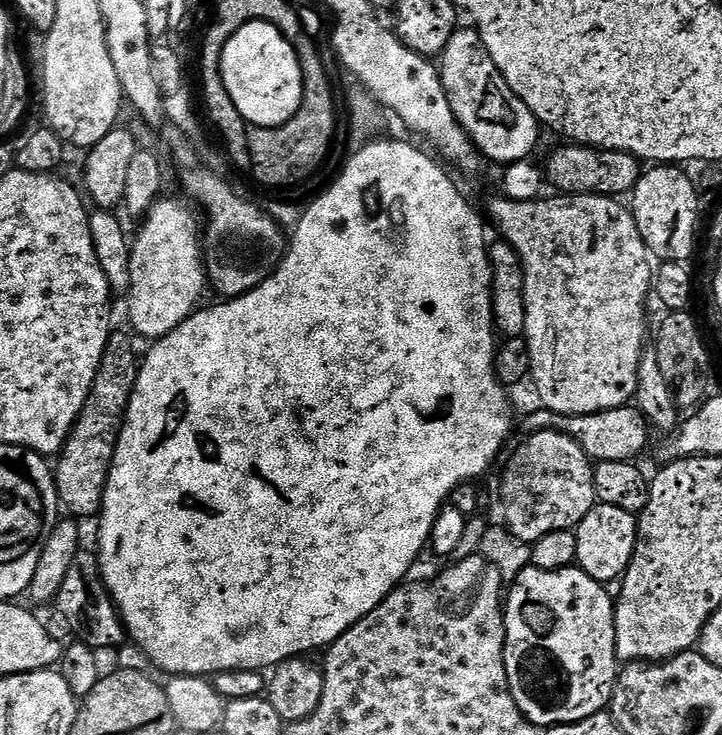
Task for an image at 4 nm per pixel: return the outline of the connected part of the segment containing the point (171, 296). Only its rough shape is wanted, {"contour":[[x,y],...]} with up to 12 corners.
{"contour":[[158,199],[130,244],[128,316],[155,342],[206,289],[201,225]]}

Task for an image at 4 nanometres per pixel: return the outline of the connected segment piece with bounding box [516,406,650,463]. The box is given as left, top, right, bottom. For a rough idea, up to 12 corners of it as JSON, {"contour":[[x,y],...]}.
{"contour":[[636,406],[588,415],[548,408],[517,423],[522,438],[556,431],[589,459],[633,461],[650,425]]}

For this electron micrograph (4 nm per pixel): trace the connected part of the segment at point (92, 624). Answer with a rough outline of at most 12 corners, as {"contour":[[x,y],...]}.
{"contour":[[95,551],[77,553],[54,604],[93,650],[126,640]]}

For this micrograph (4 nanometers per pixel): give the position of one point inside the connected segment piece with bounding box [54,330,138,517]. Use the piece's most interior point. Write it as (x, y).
(81, 474)

